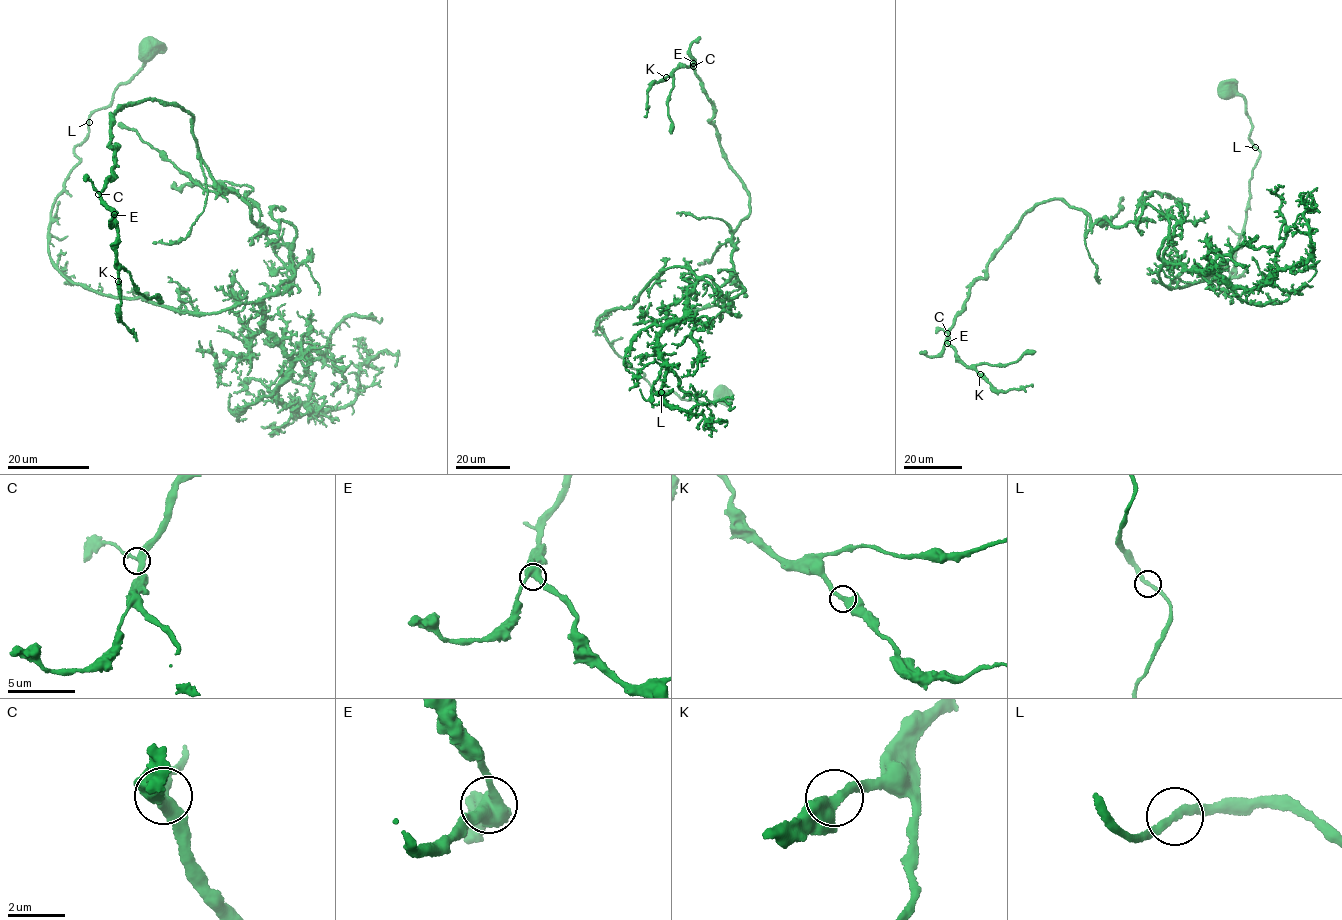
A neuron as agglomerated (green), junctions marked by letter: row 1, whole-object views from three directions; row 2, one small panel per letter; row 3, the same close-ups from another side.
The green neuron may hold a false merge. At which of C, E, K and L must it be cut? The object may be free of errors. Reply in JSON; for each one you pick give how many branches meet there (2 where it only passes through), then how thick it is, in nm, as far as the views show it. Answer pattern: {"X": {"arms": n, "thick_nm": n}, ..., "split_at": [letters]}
{"split_at": []}

